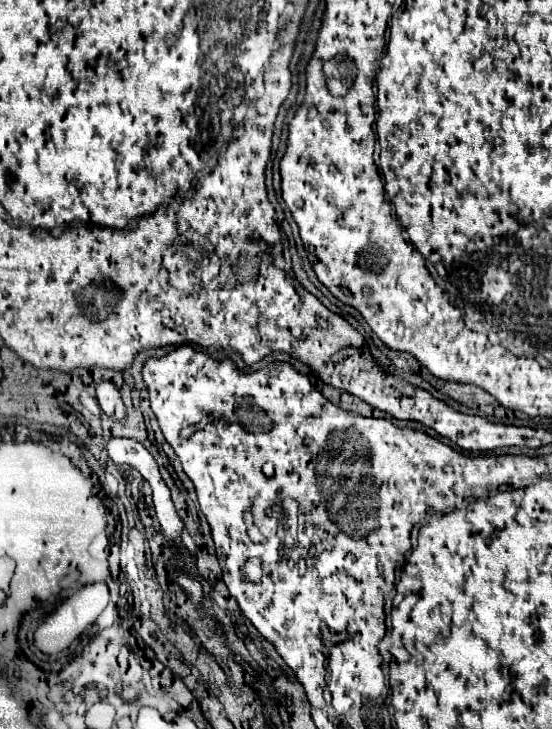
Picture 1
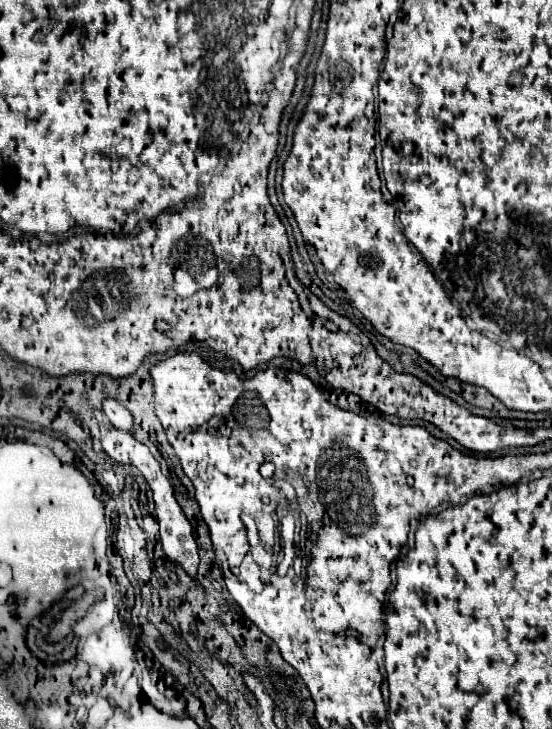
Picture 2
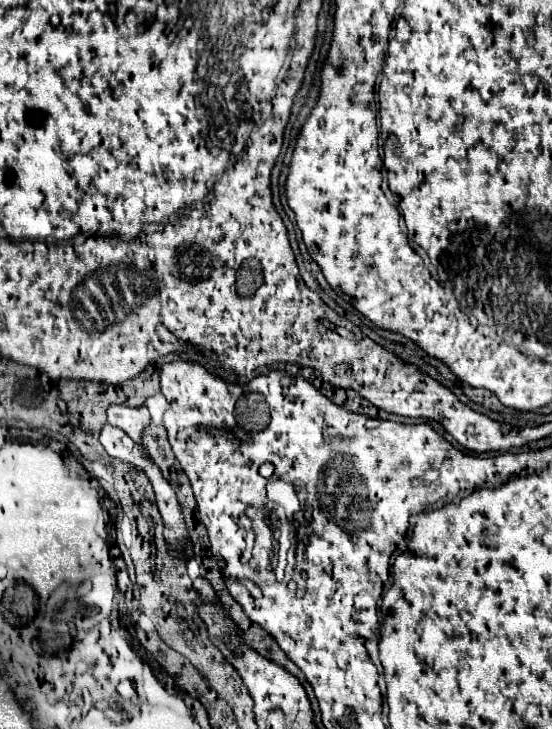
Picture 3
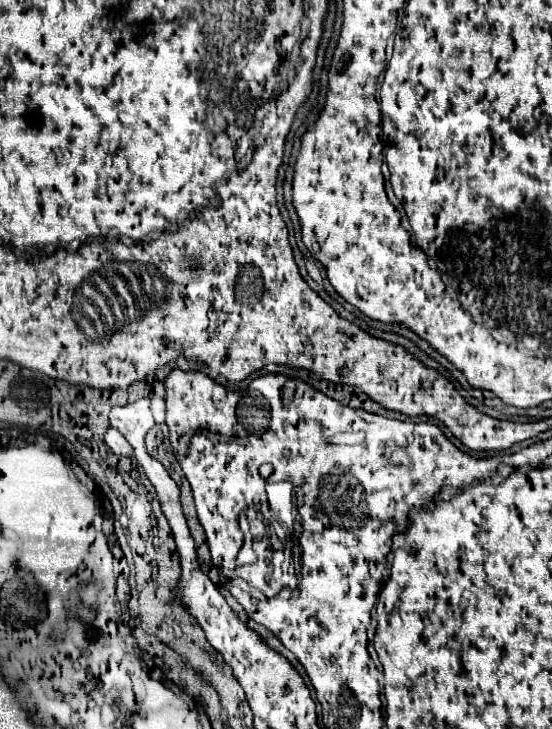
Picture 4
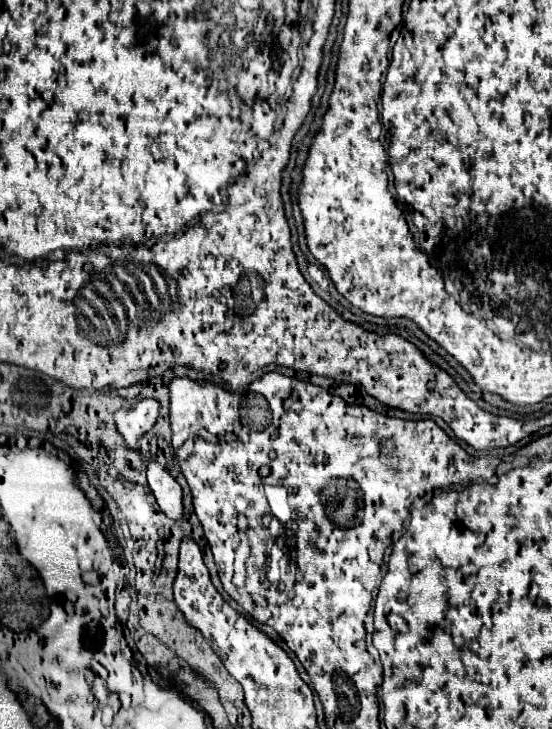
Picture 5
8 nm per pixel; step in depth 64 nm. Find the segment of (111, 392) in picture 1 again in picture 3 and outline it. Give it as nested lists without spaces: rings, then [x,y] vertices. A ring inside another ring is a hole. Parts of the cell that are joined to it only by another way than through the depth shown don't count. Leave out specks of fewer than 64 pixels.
[[[112,404],[108,408],[108,424],[122,428],[132,440],[140,442],[140,434],[144,430],[144,426],[150,424],[150,412],[146,406],[128,408],[128,406]]]

